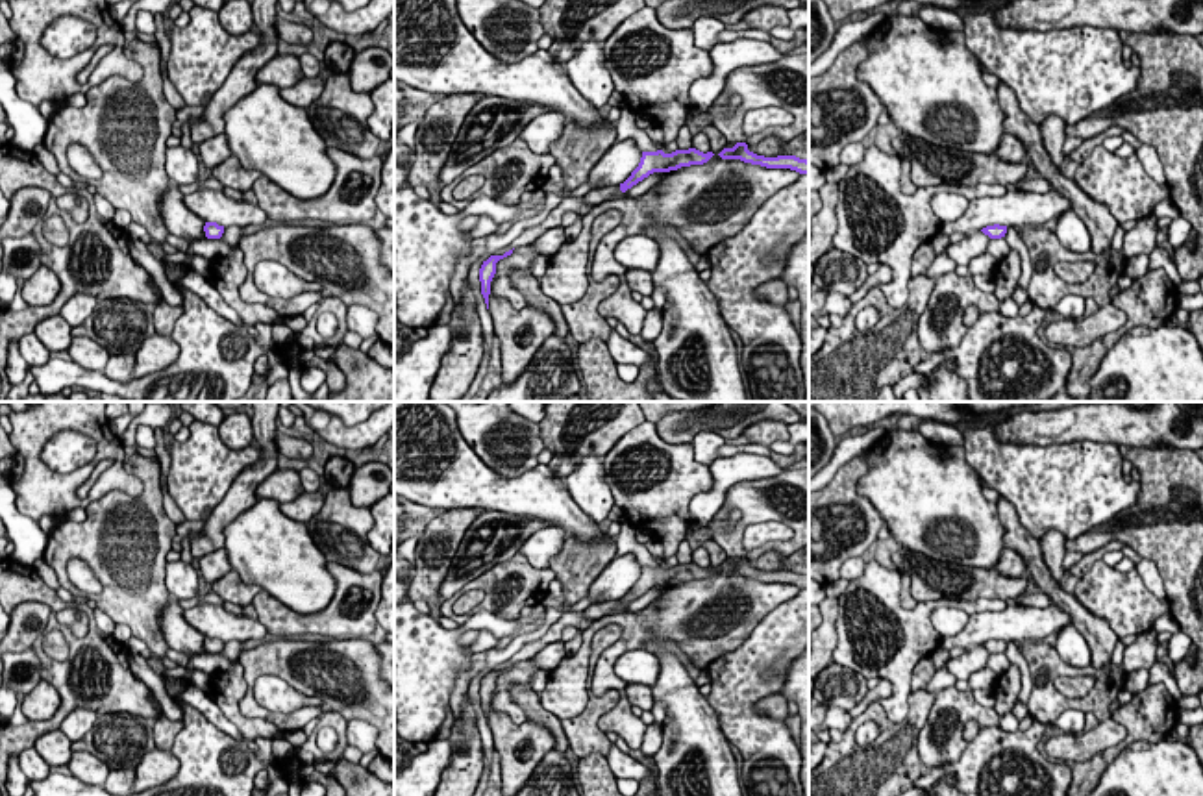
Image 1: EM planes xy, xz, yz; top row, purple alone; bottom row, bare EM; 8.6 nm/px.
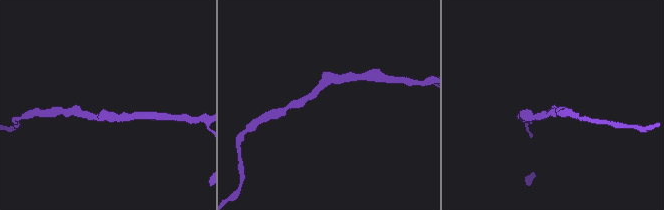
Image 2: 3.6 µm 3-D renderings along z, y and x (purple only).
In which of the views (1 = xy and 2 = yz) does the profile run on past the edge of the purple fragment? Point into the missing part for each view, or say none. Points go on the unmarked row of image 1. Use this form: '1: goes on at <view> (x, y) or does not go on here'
1: does not go on here
2: does not go on here

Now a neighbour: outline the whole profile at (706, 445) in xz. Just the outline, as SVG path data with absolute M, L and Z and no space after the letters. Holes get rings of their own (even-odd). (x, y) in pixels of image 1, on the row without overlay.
M700 431L694 441L694 459L705 466L711 466L720 455L718 448L726 444L726 439L714 431Z

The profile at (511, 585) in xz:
M516 552L509 561L489 568L442 602L440 615L452 618L459 626L466 624L479 611L489 611L505 620L516 620L526 605L533 607L546 598L553 579L553 570L539 570L529 565L522 552ZM474 589L485 592L483 602L466 615L455 615L452 611L455 600Z

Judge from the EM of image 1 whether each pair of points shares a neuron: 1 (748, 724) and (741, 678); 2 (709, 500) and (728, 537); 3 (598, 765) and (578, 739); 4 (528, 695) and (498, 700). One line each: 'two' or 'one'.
1: one
2: two
3: two
4: two

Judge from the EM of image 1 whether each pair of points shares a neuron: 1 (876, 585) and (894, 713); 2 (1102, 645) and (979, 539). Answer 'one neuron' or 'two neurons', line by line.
1: one neuron
2: two neurons

